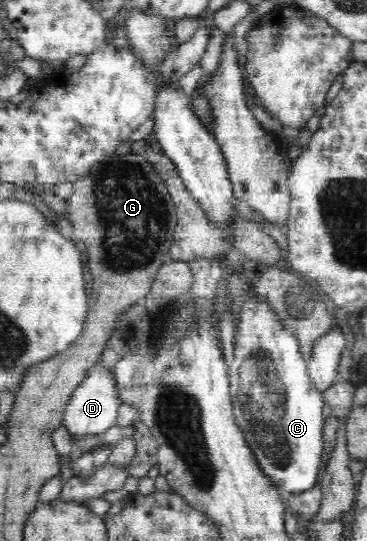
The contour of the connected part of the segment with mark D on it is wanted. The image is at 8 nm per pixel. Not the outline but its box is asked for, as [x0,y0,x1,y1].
[64,365,123,442]

